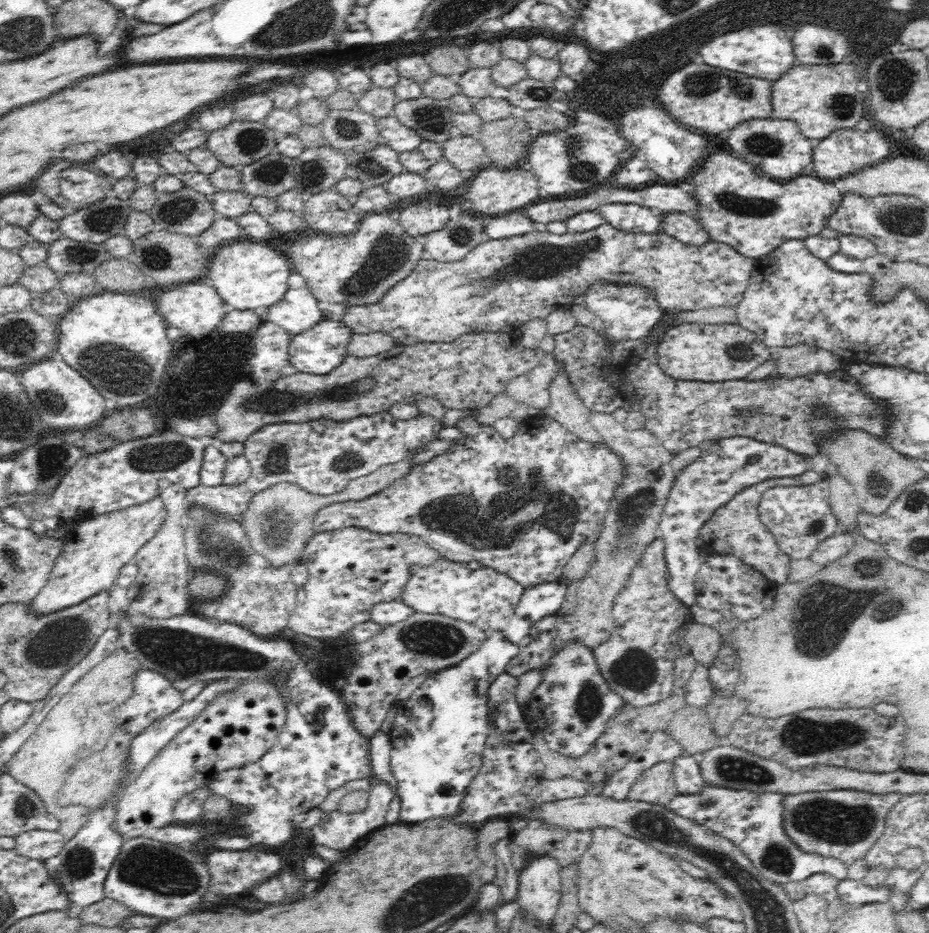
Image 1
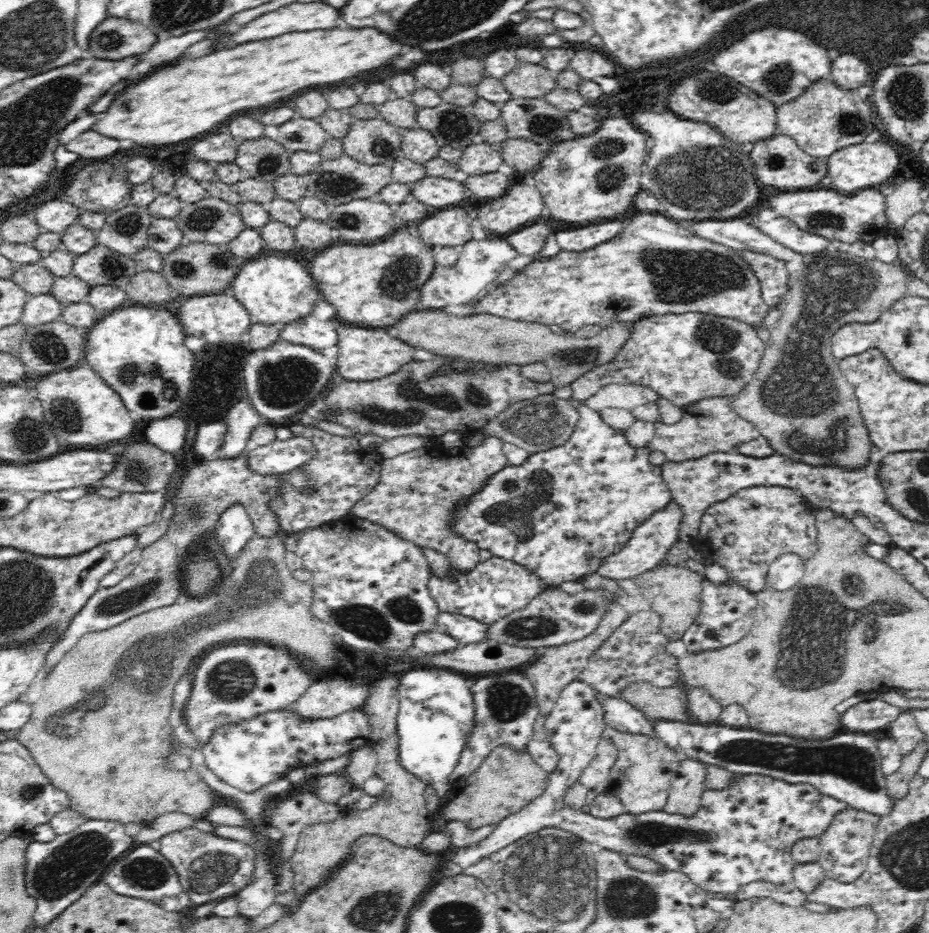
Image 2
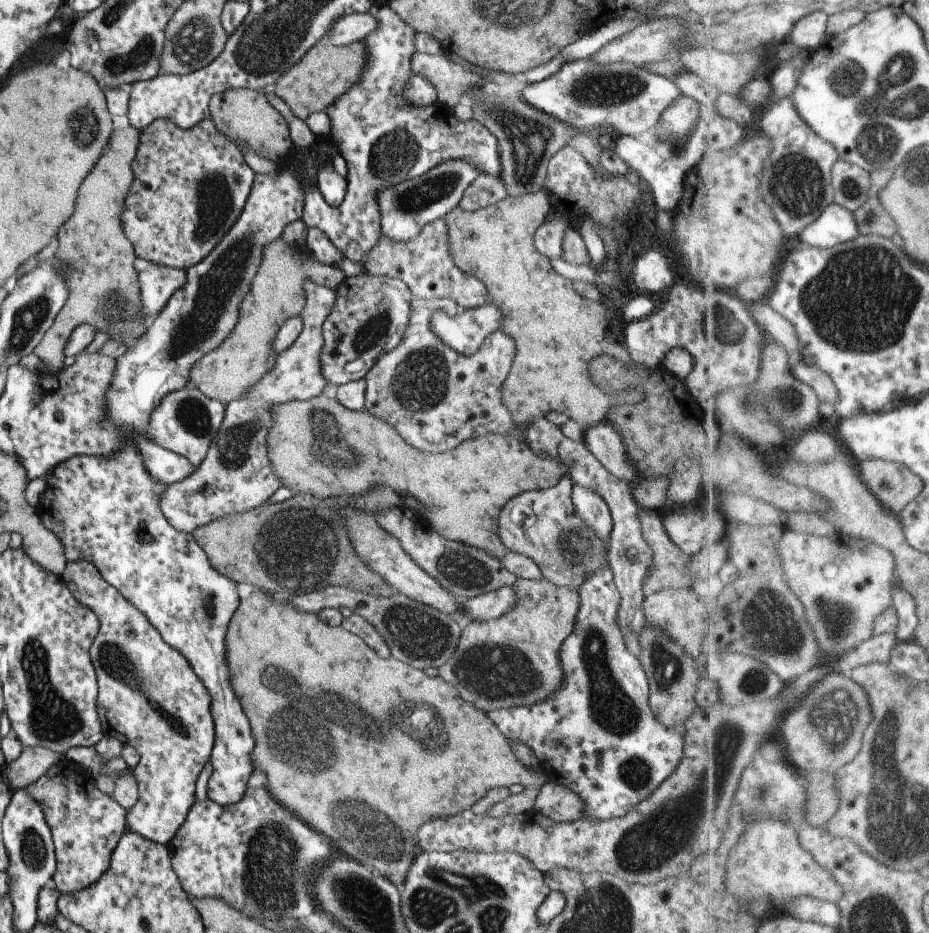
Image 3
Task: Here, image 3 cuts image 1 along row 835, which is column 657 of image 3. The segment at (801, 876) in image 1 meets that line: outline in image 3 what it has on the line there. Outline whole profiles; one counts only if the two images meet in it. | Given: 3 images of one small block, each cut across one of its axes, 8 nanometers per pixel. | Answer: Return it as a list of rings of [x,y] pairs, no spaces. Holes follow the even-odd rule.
[[[601,563],[597,572],[584,577],[577,590],[579,610],[575,626],[557,652],[563,672],[561,686],[543,702],[491,710],[486,715],[509,743],[519,742],[531,748],[548,782],[569,788],[583,800],[582,820],[609,820],[621,818],[675,770],[683,742],[680,731],[659,724],[649,710],[647,676],[639,660],[627,651],[615,618],[620,596],[609,565]]]

